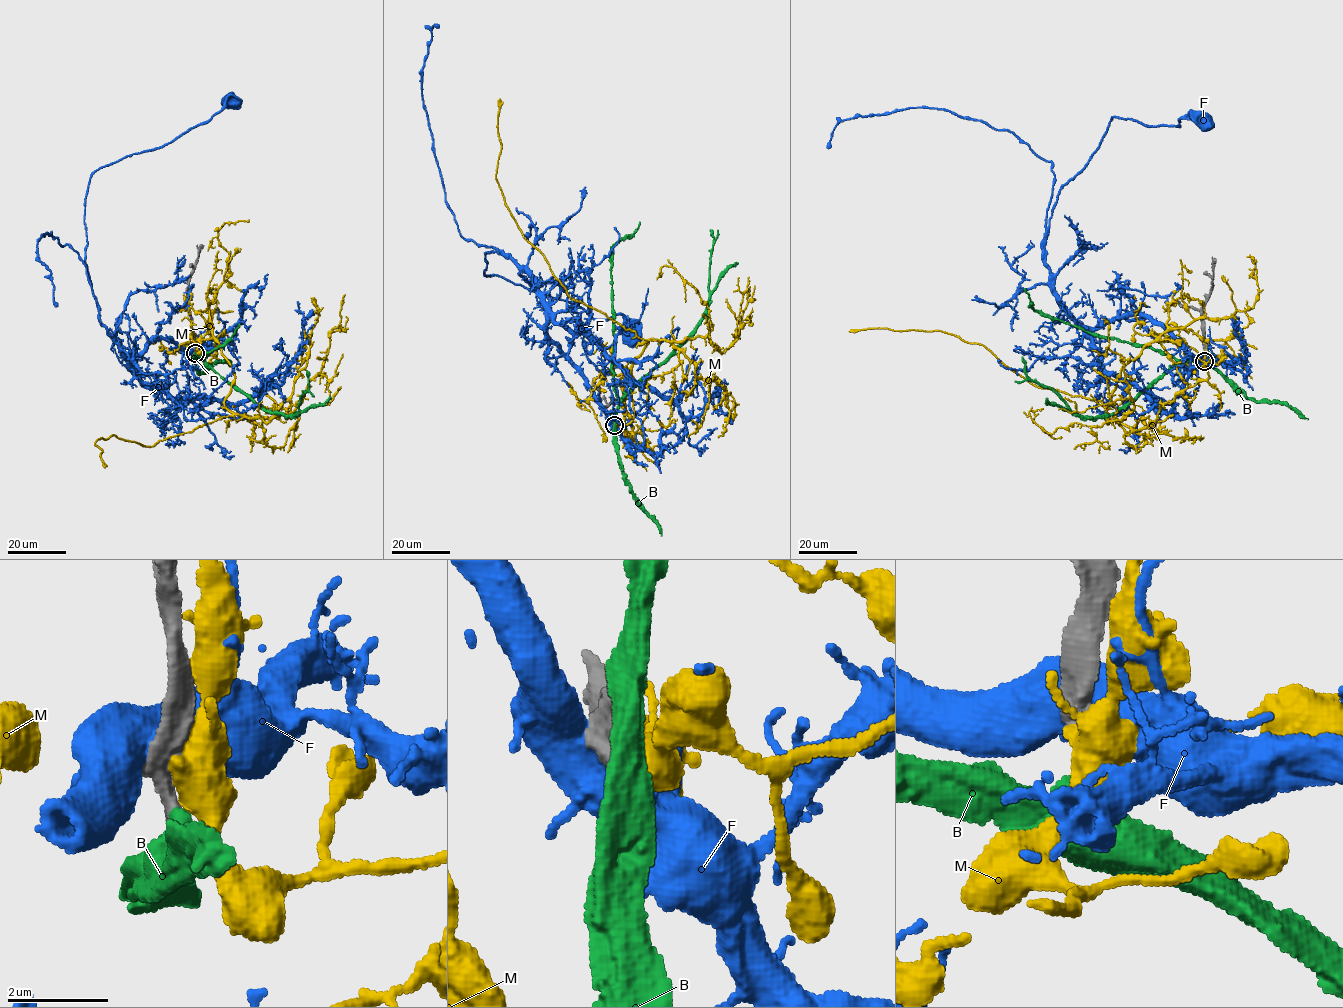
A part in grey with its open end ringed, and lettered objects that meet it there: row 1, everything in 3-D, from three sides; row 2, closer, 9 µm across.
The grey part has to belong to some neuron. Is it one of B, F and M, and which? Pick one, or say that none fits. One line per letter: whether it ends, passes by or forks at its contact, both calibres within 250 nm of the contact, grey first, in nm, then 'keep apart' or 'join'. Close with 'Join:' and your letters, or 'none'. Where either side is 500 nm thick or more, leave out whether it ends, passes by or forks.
B: 400 nm thick on the grey side, 600 nm on the other; join
F: 360 nm thick on the grey side, 850 nm on the other; keep apart
M: 400 nm thick on the grey side, 600 nm on the other; keep apart
Join: B

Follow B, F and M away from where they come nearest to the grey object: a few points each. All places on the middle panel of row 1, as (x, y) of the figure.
B: (614, 425), (620, 398), (696, 329), (702, 317), (709, 296), (713, 243), (710, 229)
F: (612, 424), (550, 339), (532, 280), (500, 250), (485, 252), (484, 274), (596, 319), (620, 314), (630, 336)
M: (614, 425), (633, 417), (629, 376), (647, 340), (573, 300), (523, 235), (497, 180), (499, 98)

